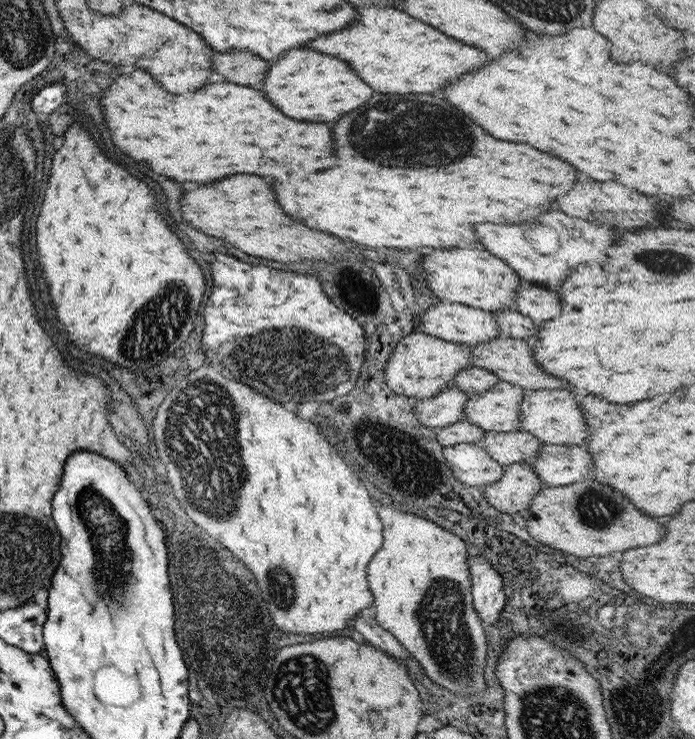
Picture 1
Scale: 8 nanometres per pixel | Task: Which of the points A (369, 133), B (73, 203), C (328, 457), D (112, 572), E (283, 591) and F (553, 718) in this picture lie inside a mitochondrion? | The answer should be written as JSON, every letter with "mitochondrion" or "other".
{"A":"mitochondrion","B":"other","C":"other","D":"mitochondrion","E":"mitochondrion","F":"mitochondrion"}

